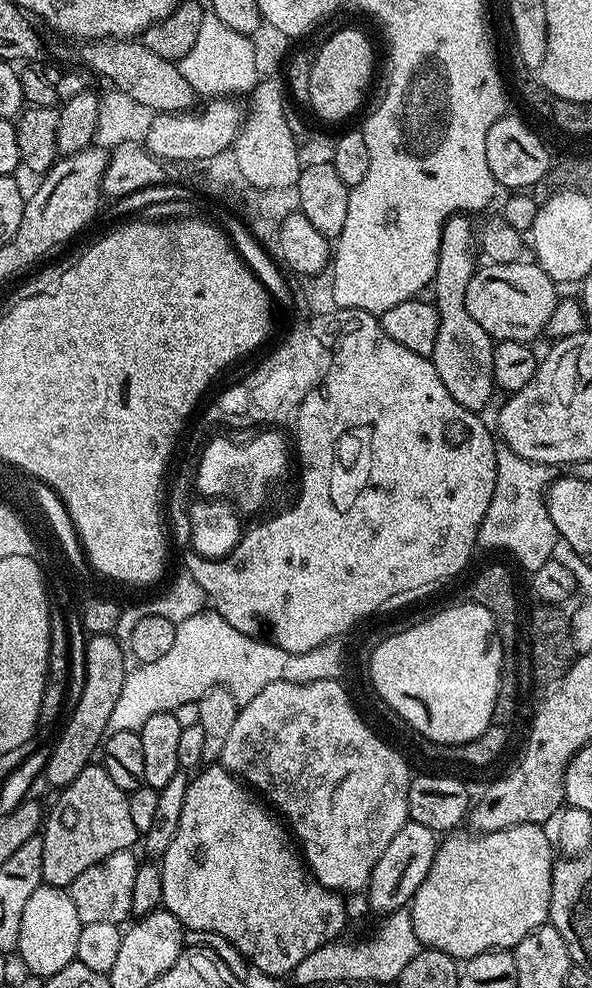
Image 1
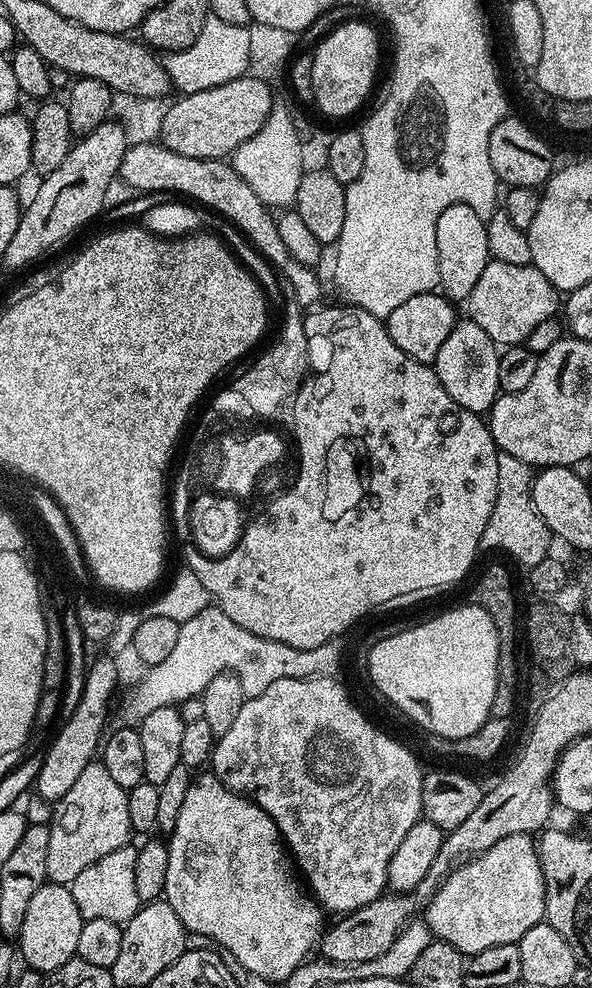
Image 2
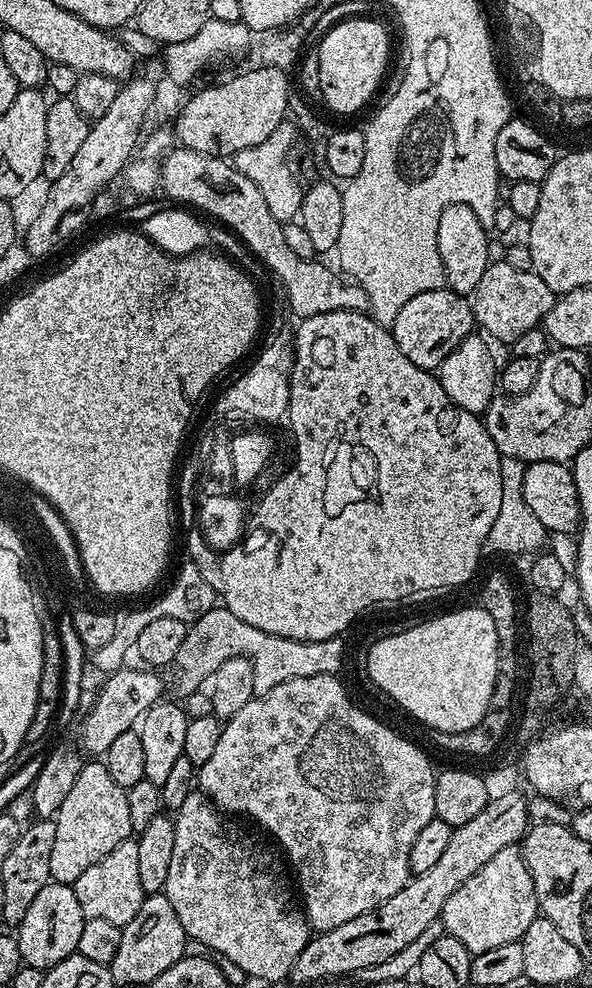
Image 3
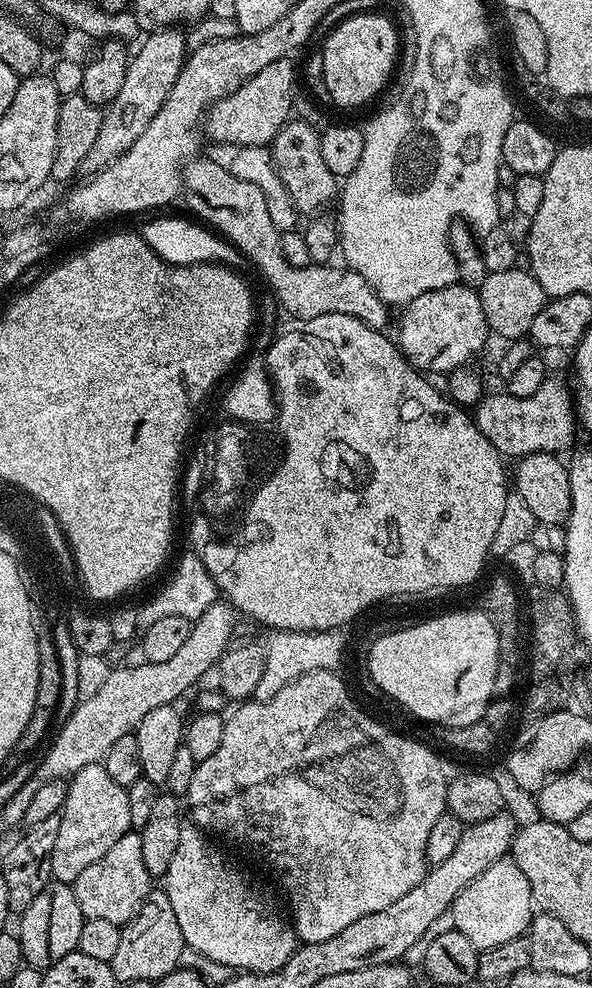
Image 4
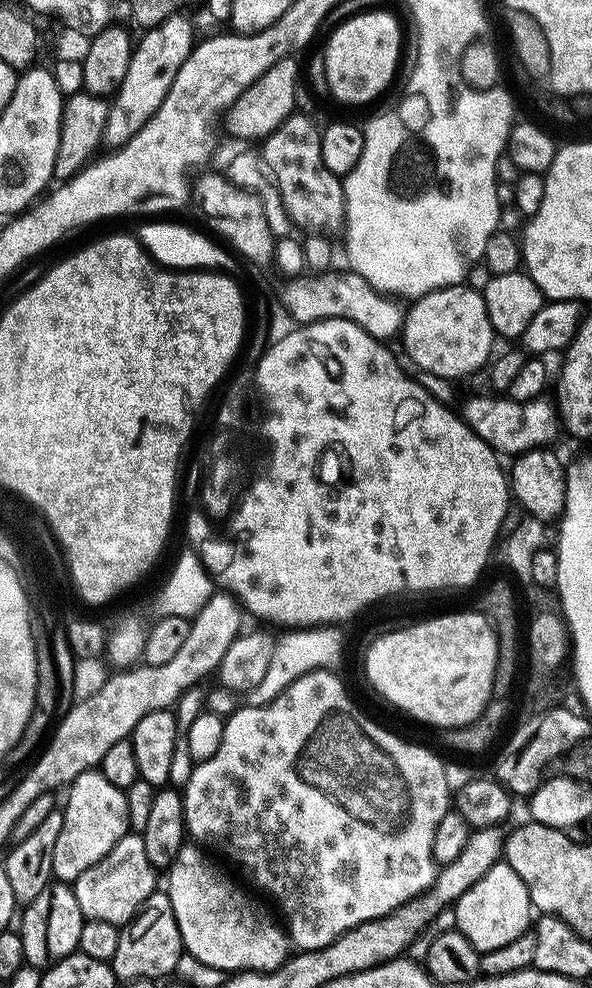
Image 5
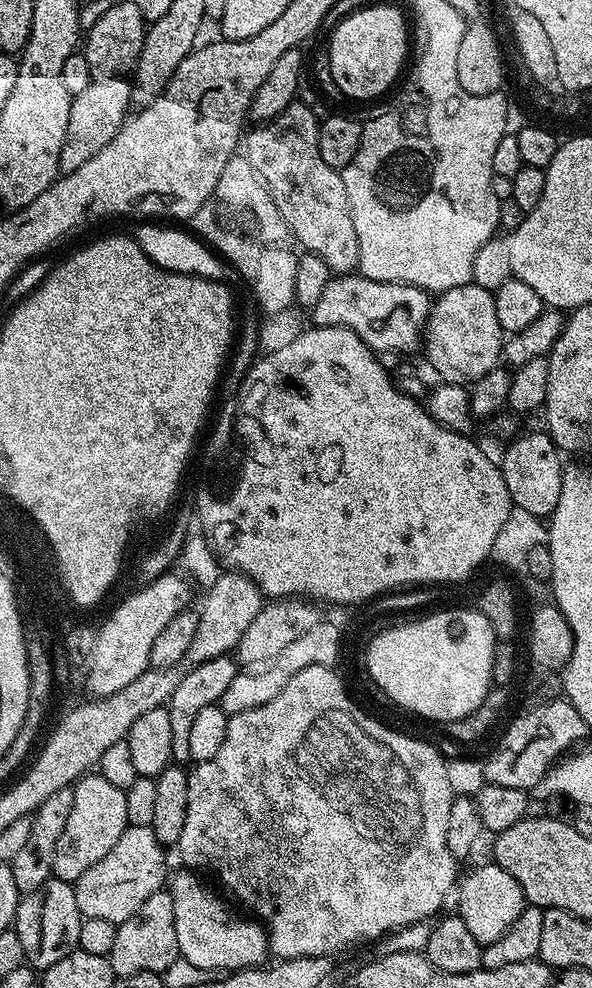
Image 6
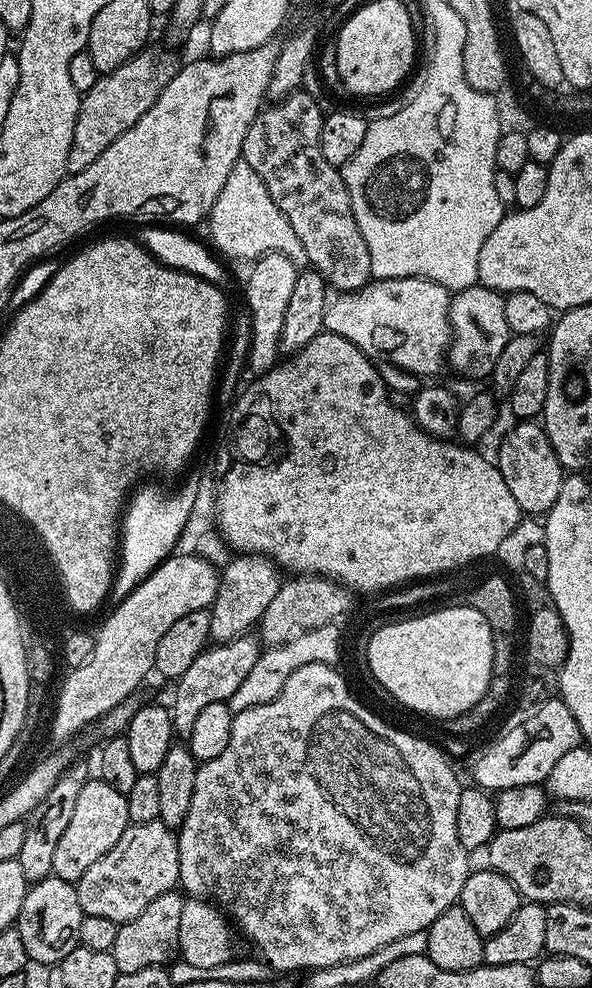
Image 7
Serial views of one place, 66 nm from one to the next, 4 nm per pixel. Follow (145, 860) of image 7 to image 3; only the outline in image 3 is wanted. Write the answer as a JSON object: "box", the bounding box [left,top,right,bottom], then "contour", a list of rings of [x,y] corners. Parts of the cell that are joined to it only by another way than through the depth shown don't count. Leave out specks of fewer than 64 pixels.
{"box":[74,839,146,928],"contour":[[[135,839],[123,840],[114,846],[114,850],[110,850],[110,854],[106,854],[106,858],[98,858],[94,866],[82,870],[82,878],[76,880],[74,887],[85,920],[106,918],[119,928],[129,924],[138,914],[146,895],[138,875],[138,846]]]}

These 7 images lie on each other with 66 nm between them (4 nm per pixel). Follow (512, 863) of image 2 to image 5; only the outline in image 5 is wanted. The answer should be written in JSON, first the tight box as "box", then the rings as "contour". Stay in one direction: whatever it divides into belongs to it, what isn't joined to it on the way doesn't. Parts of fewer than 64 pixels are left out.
{"box":[454,862,534,954],"contour":[[[503,862],[486,870],[483,878],[474,882],[474,886],[470,886],[470,890],[466,890],[466,894],[456,900],[454,911],[455,931],[464,935],[481,954],[514,942],[514,938],[529,931],[534,920],[532,899],[526,890],[526,882],[522,882],[510,865]]]}

